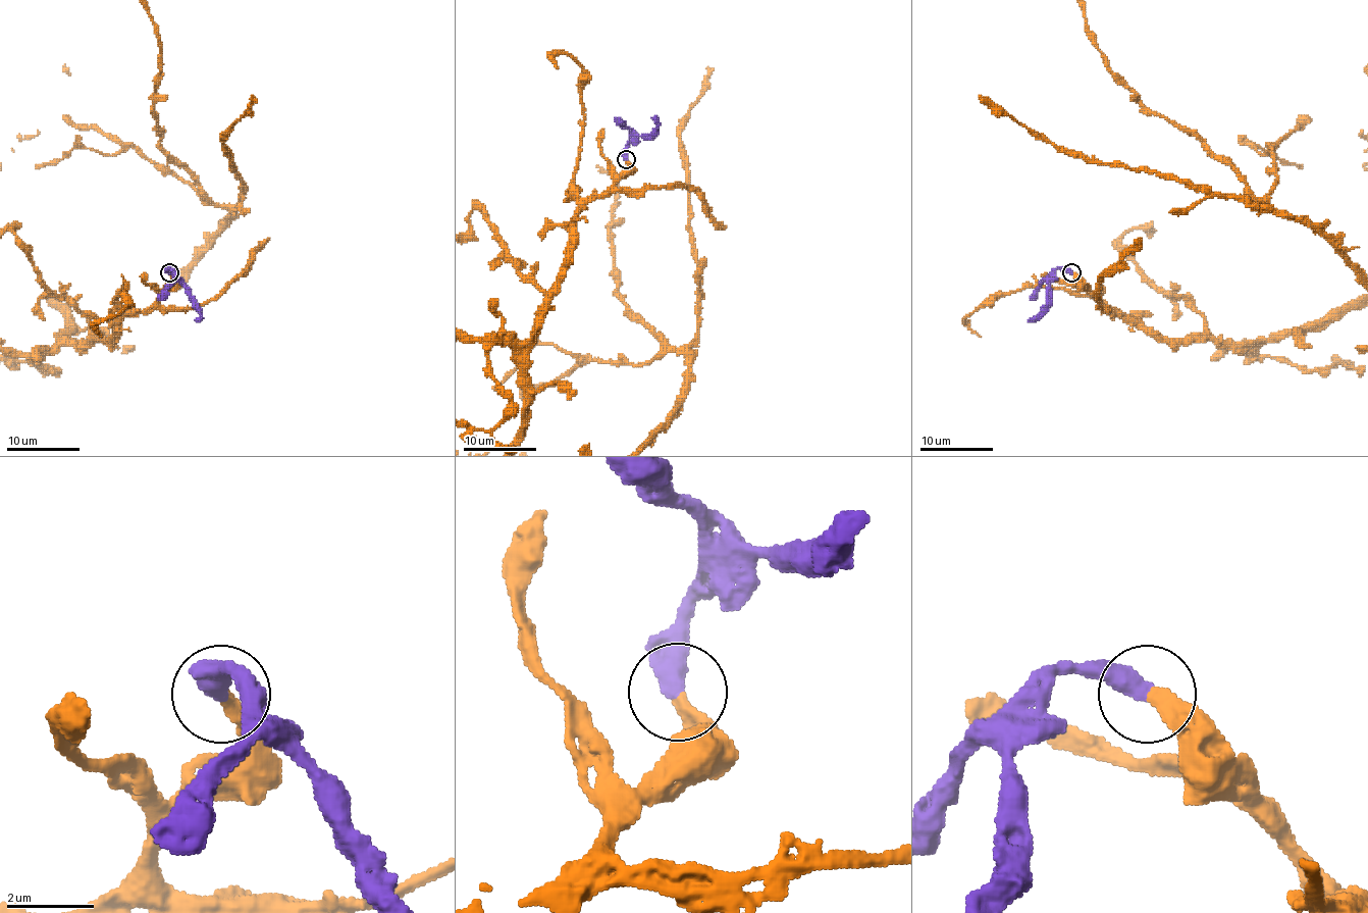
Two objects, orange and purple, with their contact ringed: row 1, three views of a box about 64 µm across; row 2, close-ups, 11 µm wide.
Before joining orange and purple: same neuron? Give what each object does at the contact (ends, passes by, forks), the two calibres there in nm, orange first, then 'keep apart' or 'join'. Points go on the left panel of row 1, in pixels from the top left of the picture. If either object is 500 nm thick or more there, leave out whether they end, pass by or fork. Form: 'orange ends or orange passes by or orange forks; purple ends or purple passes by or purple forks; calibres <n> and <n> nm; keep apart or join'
calibres 360 and 500 nm; join

